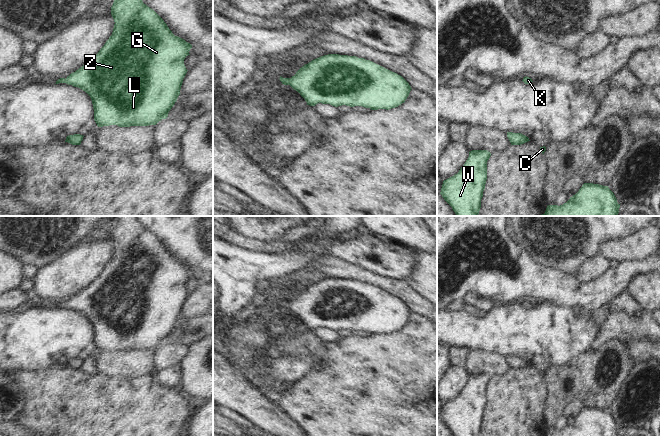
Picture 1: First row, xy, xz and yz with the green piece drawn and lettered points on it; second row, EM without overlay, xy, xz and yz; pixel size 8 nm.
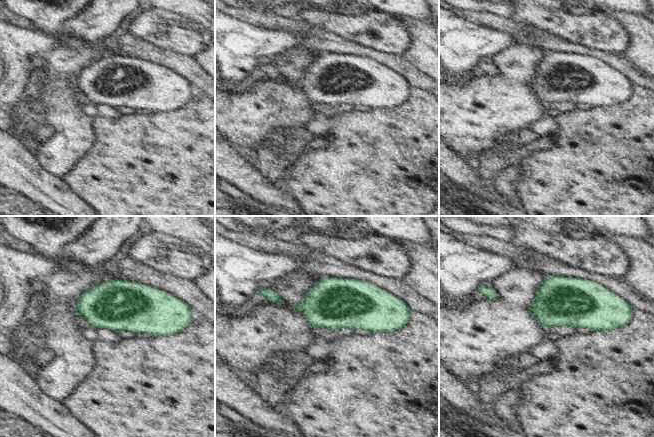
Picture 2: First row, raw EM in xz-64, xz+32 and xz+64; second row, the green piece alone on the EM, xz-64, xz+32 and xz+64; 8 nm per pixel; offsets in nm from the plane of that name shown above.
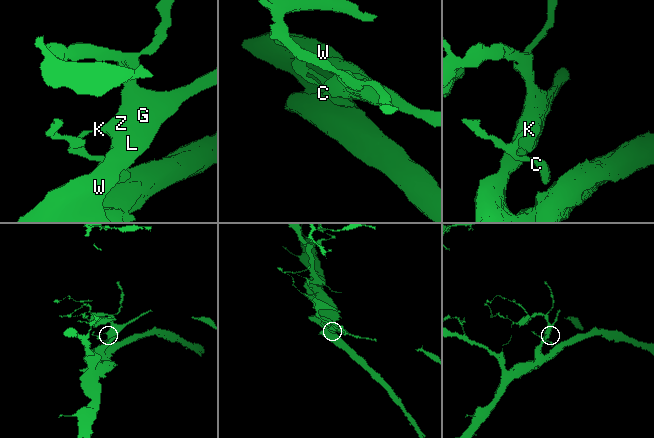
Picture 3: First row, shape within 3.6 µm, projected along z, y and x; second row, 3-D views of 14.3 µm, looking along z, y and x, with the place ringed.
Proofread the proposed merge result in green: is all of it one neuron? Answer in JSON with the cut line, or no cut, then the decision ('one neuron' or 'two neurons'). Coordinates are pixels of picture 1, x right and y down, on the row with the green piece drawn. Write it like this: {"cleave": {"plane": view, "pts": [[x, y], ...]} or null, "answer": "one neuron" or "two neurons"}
{"cleave": null, "answer": "one neuron"}

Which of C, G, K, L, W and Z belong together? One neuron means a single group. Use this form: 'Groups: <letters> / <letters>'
Groups: C G K L W Z

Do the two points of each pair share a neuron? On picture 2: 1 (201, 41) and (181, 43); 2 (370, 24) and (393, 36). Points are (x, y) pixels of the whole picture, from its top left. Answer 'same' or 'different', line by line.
1: same
2: same

